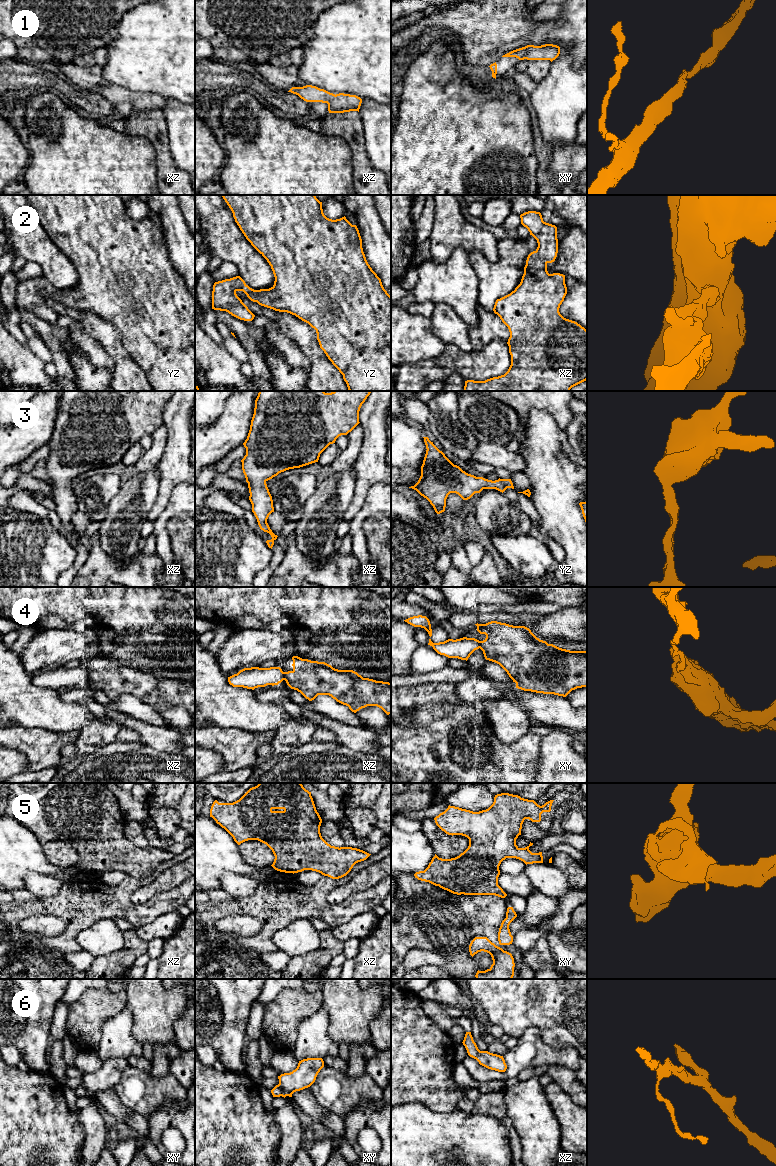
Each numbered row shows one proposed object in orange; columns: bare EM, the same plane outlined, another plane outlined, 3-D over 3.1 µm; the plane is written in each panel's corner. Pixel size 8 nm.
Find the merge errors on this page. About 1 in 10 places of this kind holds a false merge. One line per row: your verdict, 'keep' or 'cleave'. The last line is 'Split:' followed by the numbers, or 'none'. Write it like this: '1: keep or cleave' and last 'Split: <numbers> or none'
1: keep
2: keep
3: keep
4: cleave
5: keep
6: keep
Split: 4

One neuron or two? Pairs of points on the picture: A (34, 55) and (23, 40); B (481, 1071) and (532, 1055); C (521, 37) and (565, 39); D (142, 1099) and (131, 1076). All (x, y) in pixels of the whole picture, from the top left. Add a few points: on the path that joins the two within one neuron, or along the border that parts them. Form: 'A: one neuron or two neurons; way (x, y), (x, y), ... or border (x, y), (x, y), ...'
A: one neuron; way (34, 51), (27, 44)
B: one neuron; way (494, 1075), (506, 1075), (519, 1062)
C: two neurons; border (555, 19), (548, 39), (553, 40), (557, 45)
D: one neuron; way (141, 1093), (133, 1082)

